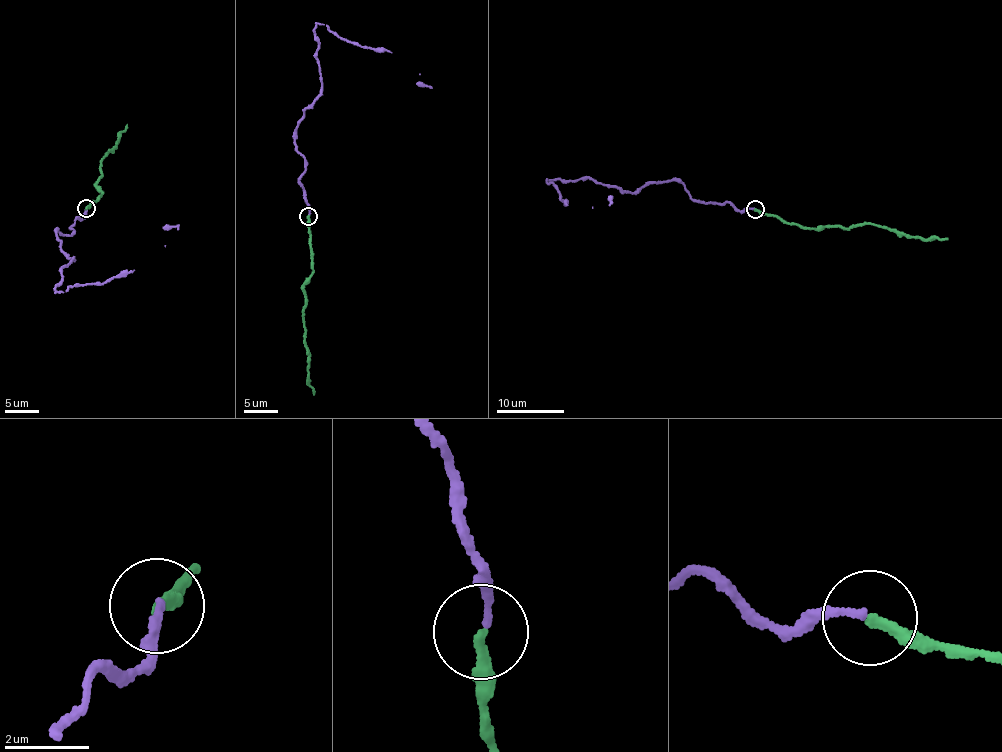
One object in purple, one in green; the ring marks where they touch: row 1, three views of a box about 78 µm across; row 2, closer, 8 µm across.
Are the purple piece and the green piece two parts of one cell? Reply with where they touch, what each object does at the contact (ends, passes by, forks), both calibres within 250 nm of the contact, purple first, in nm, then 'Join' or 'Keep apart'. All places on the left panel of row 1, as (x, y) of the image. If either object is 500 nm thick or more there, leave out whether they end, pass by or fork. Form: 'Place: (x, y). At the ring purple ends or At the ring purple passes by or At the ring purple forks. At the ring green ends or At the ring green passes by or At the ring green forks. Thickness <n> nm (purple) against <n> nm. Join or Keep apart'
Place: (86, 208). At the ring purple ends. At the ring green ends. Thickness 190 nm (purple) against 260 nm. Keep apart

